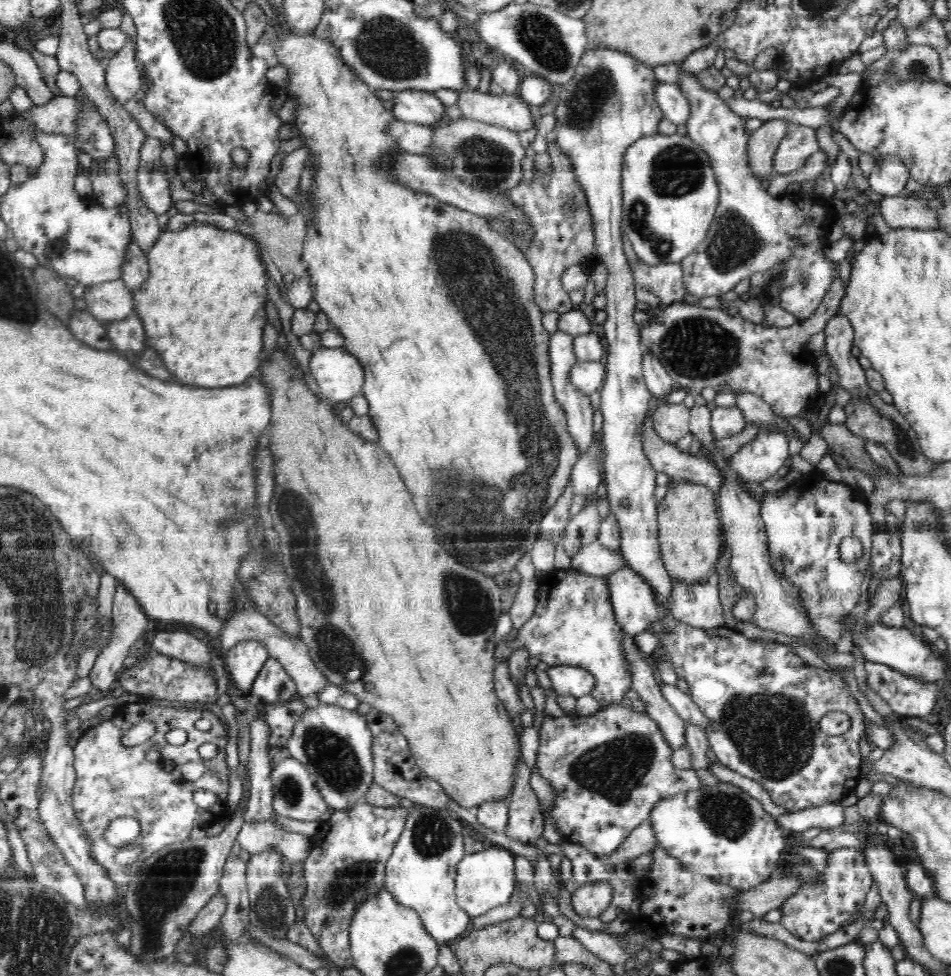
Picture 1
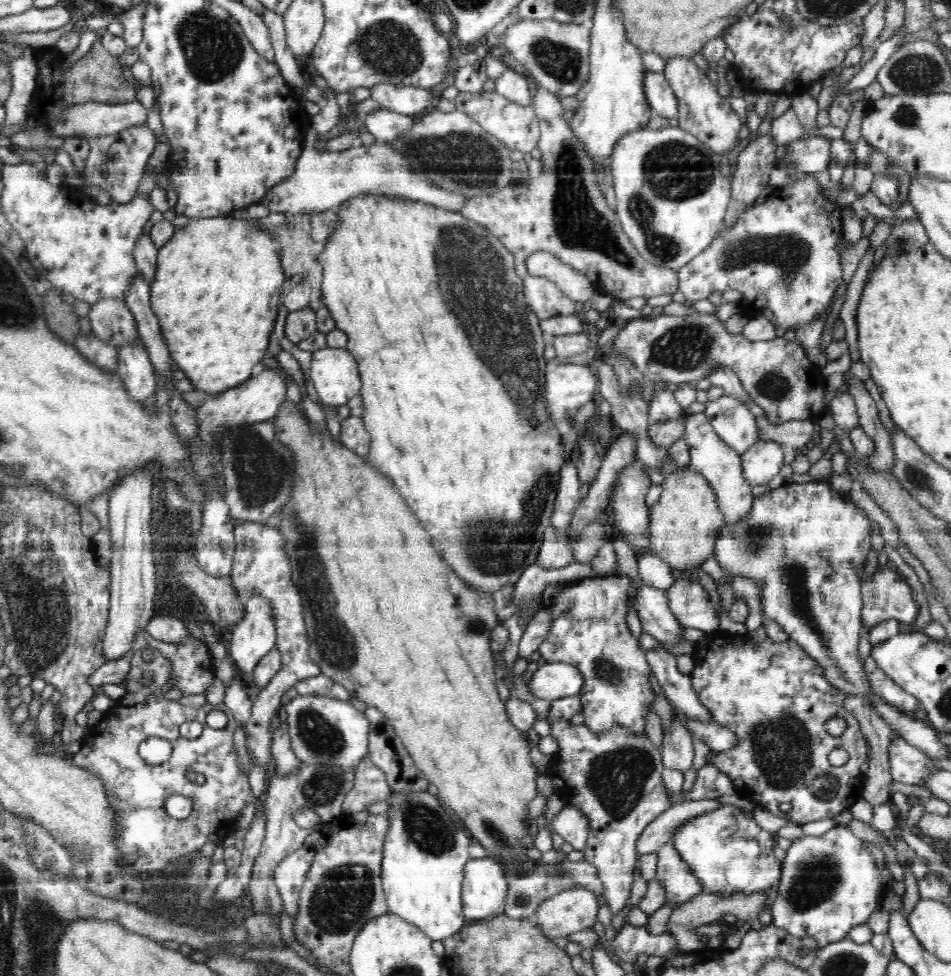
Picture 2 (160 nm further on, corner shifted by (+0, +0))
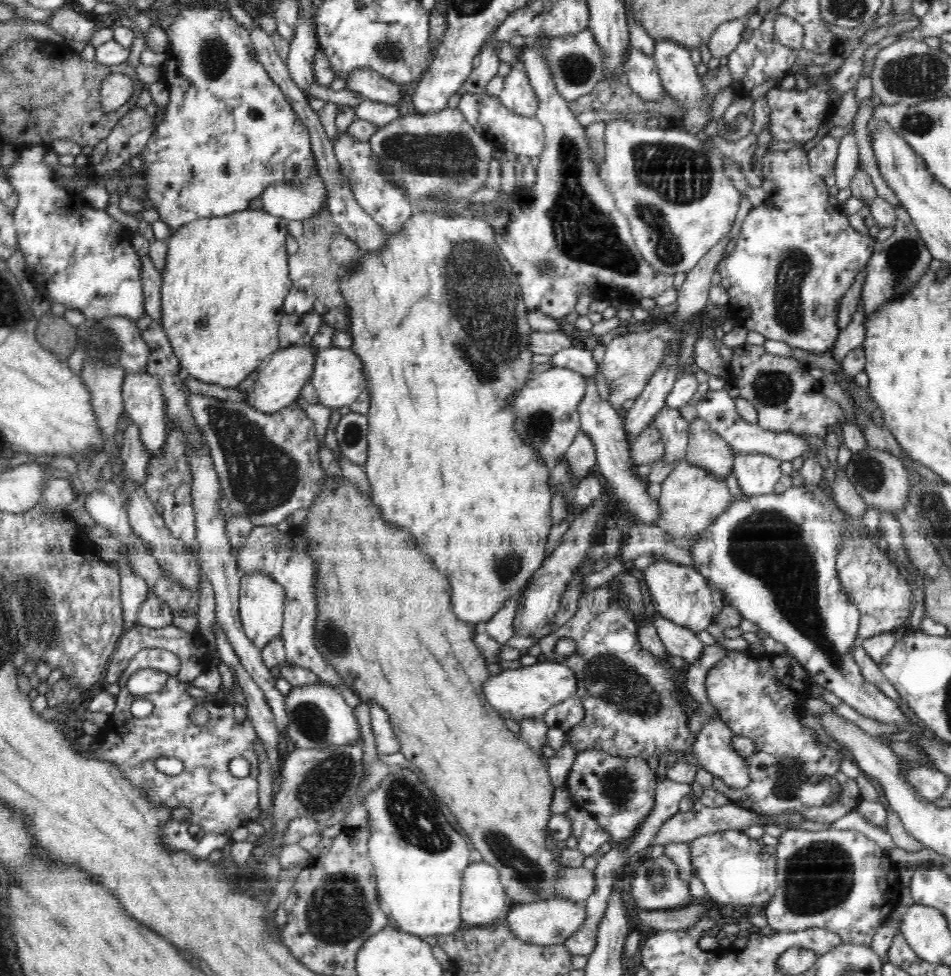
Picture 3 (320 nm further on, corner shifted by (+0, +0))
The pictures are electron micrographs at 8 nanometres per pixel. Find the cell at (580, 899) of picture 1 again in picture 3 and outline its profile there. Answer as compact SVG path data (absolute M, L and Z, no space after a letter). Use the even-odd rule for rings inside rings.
M556 898L533 904L513 905L504 920L506 927L510 928L510 933L516 938L520 938L523 942L548 946L564 944L566 939L584 924L586 916L588 913L583 902Z

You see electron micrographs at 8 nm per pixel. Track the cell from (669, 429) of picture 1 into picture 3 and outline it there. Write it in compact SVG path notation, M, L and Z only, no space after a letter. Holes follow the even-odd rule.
M648 427L638 434L638 438L632 444L629 444L631 462L634 466L654 463L663 458L665 448L661 433L655 427Z

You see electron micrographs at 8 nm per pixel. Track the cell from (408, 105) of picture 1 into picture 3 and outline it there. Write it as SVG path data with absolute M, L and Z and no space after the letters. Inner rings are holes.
M364 68L352 72L345 84L349 90L360 93L364 99L395 105L402 98L398 83Z

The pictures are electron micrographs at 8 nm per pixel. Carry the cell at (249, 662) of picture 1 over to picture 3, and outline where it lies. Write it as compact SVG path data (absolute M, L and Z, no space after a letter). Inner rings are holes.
M262 571L243 574L239 583L239 617L242 628L250 637L250 641L261 650L267 642L270 642L270 639L281 634L285 592L270 575Z

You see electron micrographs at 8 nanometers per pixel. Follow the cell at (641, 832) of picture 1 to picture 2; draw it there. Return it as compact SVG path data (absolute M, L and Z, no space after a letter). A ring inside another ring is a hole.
M712 799L682 801L672 805L654 818L642 831L640 838L636 842L636 851L638 851L639 856L657 852L664 844L672 843L674 832L684 822L688 822L692 818L698 818L702 814L708 814L708 812L720 808L720 804L717 799Z

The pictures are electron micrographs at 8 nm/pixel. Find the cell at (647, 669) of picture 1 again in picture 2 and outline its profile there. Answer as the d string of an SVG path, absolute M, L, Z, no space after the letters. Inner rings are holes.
M674 714L671 727L664 734L660 748L665 769L688 772L692 768L692 760L694 760L692 738L692 733L684 723L684 719Z

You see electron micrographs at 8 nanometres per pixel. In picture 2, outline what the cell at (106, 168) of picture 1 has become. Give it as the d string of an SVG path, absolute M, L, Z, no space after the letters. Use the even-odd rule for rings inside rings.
M147 123L92 139L91 149L85 163L85 180L106 190L111 202L118 204L130 202L135 197L139 182L146 172L148 158L154 152L156 143L154 132Z

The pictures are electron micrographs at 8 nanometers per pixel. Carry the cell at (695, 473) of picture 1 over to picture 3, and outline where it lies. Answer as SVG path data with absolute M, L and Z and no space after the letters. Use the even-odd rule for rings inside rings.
M575 345L555 352L552 355L549 366L576 370L586 378L589 378L589 380L594 380L594 382L596 371L599 370L596 361L592 357L592 351L577 348Z

